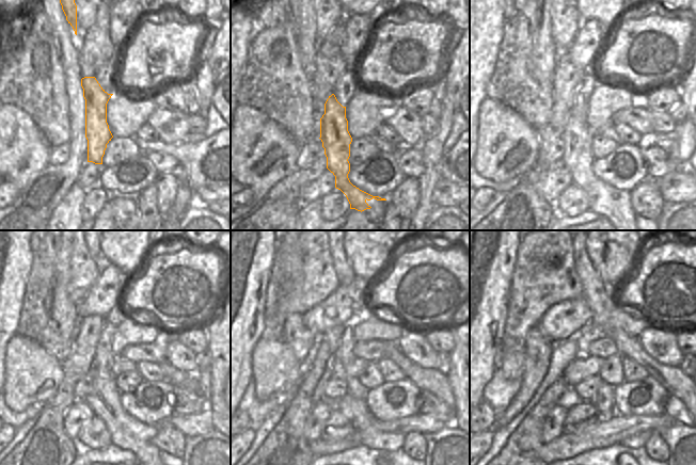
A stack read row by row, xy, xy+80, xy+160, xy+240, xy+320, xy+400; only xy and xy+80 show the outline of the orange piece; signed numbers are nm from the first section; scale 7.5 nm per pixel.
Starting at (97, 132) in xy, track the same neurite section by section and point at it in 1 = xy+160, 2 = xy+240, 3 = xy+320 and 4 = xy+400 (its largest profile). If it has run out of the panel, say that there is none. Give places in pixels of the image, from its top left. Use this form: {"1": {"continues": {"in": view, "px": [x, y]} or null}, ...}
{"1": {"continues": {"in": "xy+160", "px": [578, 158]}}, "2": {"continues": {"in": "xy+240", "px": [104, 399]}}, "3": {"continues": {"in": "xy+320", "px": [356, 410]}}, "4": {"continues": {"in": "xy+400", "px": [633, 444]}}}

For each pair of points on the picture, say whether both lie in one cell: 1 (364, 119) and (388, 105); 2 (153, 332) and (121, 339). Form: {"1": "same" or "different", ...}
{"1": "same", "2": "same"}

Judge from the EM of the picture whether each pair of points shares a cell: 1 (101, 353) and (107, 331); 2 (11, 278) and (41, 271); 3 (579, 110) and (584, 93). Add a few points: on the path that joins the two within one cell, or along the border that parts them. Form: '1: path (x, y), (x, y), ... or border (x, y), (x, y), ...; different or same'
1: path (101, 348), (106, 336); same
2: border (34, 252), (22, 299); different
3: path (580, 106), (582, 97); same

